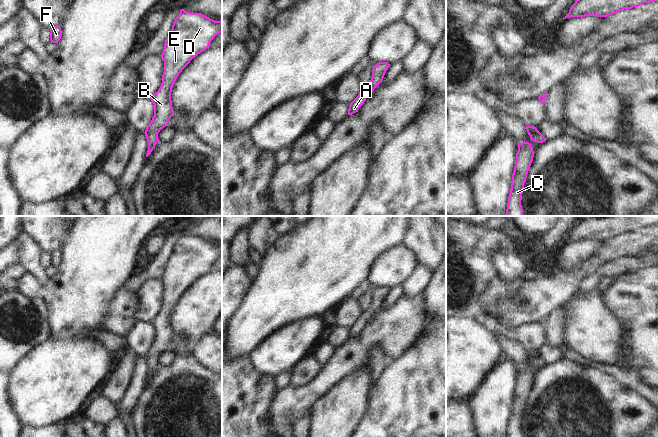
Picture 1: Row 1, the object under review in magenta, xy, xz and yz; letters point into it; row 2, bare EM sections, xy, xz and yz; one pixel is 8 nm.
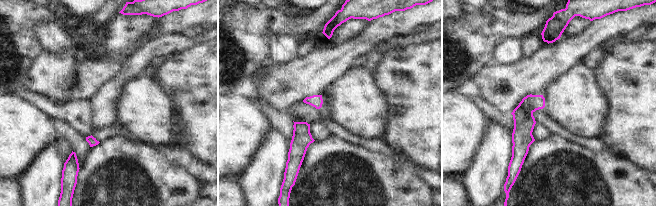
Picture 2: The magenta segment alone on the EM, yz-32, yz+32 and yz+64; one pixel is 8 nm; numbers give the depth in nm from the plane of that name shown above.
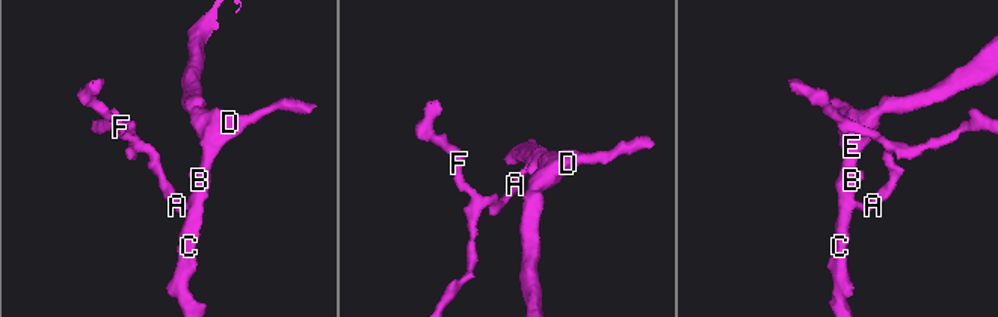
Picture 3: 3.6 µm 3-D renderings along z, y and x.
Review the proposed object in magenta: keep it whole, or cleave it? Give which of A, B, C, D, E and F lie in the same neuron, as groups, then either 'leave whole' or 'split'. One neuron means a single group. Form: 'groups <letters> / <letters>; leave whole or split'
groups A B C D E F; leave whole

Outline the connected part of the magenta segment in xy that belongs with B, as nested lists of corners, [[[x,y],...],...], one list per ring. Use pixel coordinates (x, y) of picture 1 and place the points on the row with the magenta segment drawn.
[[[181,9],[175,18],[160,55],[164,61],[162,83],[158,91],[149,98],[154,104],[154,116],[144,132],[148,141],[146,157],[159,142],[160,130],[168,126],[169,119],[174,116],[171,92],[177,77],[221,32],[222,20],[215,21],[201,13]]]

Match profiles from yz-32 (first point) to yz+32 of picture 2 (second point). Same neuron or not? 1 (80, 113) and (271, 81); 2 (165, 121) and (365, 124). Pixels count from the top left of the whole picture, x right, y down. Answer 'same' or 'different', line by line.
1: different
2: same

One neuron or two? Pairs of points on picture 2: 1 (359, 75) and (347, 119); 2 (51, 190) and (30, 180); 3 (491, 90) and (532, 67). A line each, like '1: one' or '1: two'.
1: one
2: one
3: one

